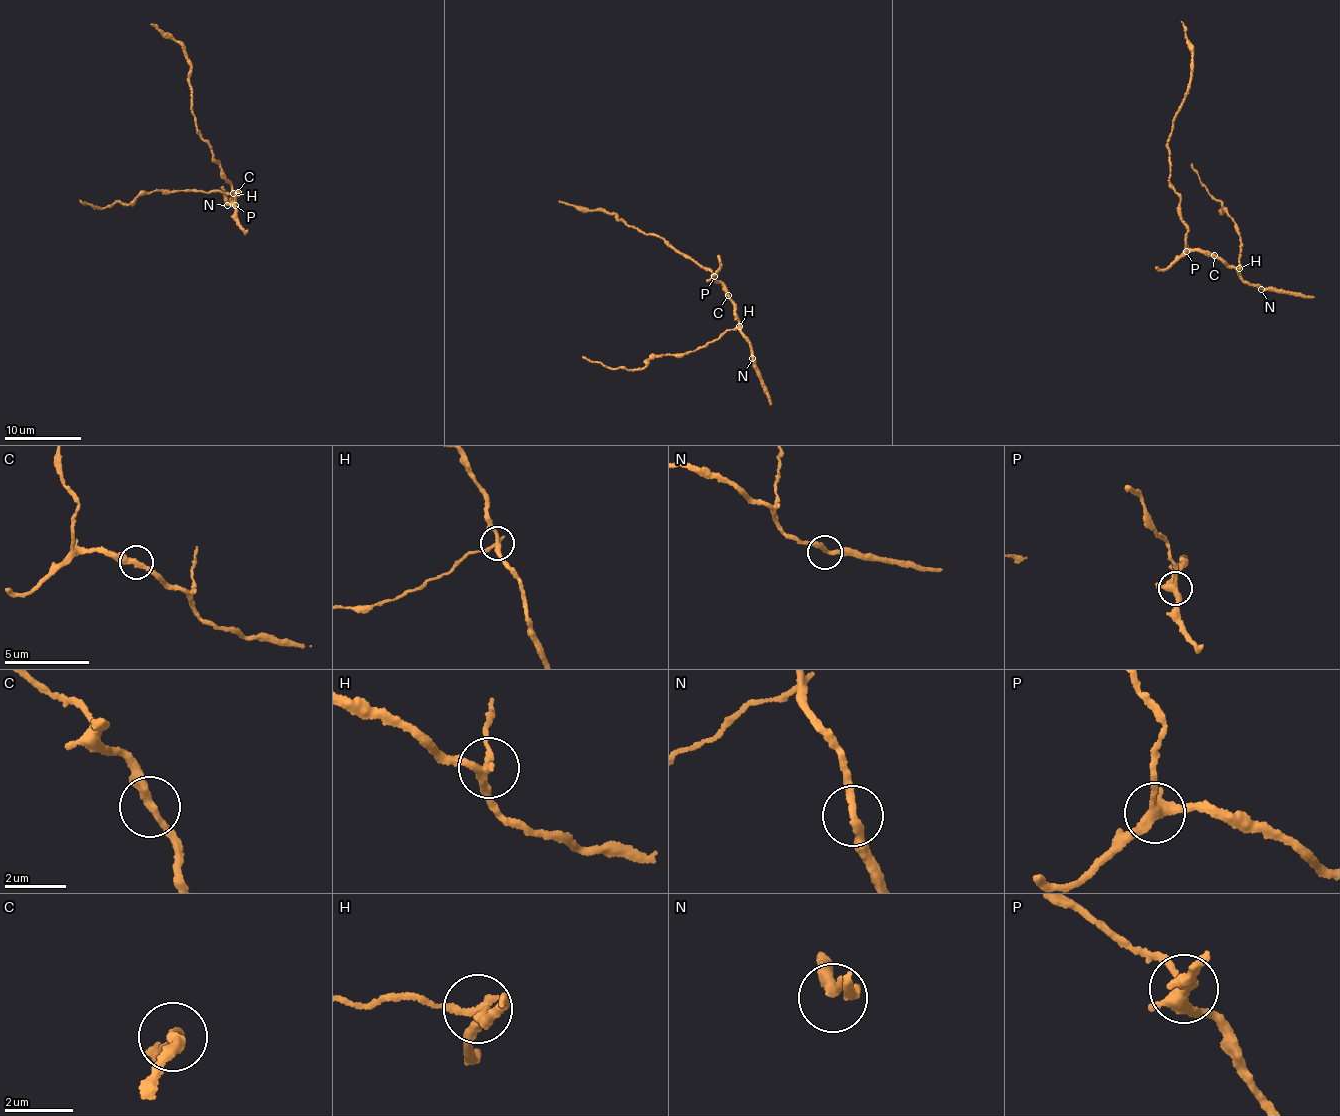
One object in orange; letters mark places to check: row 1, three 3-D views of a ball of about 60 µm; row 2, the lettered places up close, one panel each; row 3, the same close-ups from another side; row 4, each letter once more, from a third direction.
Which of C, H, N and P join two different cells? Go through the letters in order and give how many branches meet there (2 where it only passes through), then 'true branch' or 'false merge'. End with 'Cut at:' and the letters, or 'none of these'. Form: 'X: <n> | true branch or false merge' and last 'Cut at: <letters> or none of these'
C: 2 | true branch
H: 3 | false merge
N: 2 | true branch
P: 3 | false merge
Cut at: H, P

